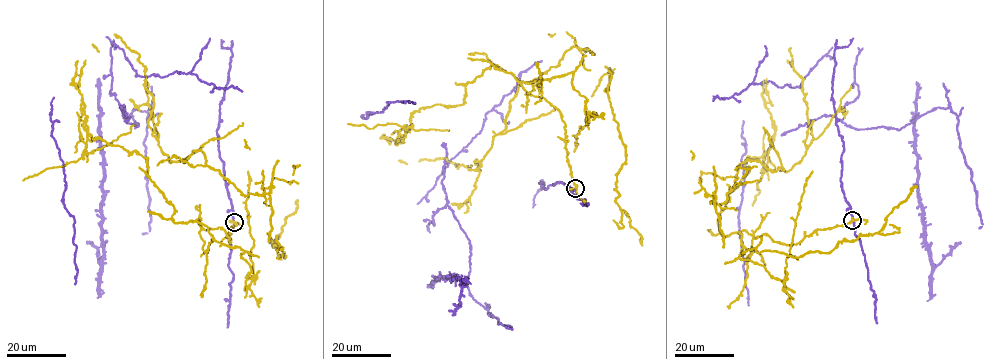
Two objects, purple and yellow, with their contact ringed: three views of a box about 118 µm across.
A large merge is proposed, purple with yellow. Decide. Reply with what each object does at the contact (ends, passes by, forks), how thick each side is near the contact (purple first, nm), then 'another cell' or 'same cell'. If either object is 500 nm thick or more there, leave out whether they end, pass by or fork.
purple passes by | yellow forks | 320/220 nm | another cell

